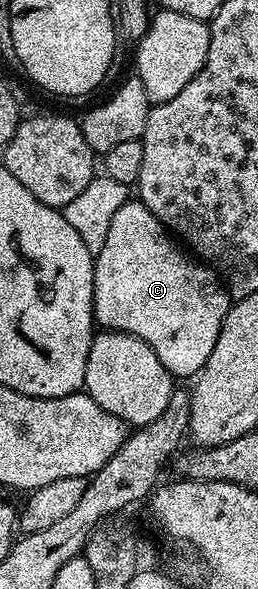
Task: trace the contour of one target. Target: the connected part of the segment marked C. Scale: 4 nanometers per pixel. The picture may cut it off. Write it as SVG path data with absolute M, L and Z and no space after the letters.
M127 198L124 206L120 206L120 210L116 210L115 216L112 217L112 226L108 226L108 238L104 238L104 246L94 257L94 319L103 329L132 334L136 338L148 342L148 346L152 346L156 358L160 358L160 362L169 370L171 377L194 378L208 361L208 356L220 335L222 323L230 310L232 301L218 273L209 264L199 262L193 255L187 254L185 251L182 253L181 250L183 251L176 243L175 237L158 221L156 214L152 214L152 210L148 210L148 206L144 206L137 198Z

